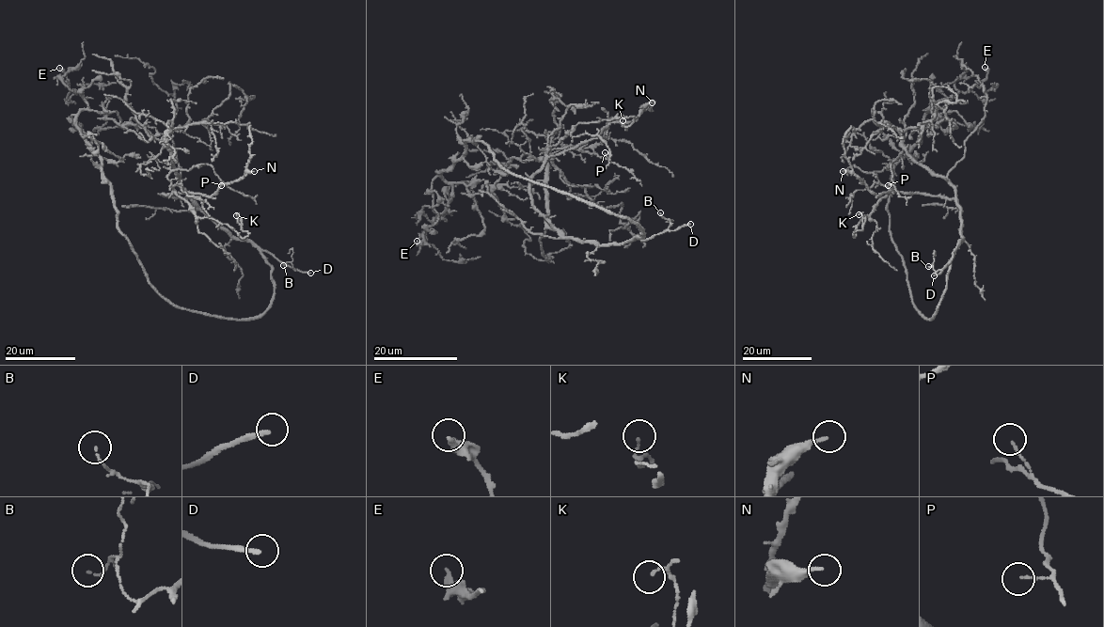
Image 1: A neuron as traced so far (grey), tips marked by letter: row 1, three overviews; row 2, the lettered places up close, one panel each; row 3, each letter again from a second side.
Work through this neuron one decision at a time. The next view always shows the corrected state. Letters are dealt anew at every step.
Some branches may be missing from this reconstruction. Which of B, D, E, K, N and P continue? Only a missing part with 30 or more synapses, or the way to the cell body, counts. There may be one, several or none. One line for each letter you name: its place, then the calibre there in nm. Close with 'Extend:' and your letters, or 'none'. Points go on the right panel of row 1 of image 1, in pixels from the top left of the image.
D: at (934, 275); 200 nm thick
Extend: D

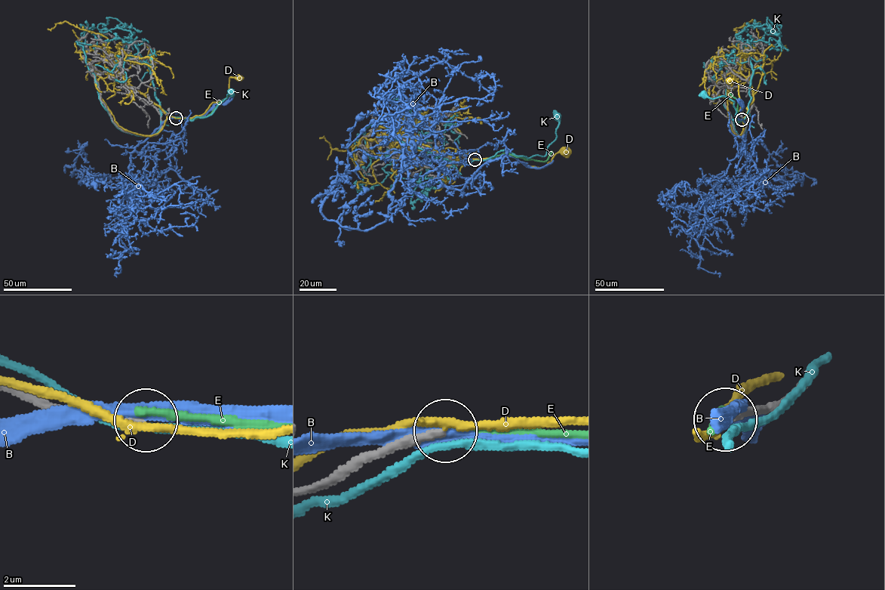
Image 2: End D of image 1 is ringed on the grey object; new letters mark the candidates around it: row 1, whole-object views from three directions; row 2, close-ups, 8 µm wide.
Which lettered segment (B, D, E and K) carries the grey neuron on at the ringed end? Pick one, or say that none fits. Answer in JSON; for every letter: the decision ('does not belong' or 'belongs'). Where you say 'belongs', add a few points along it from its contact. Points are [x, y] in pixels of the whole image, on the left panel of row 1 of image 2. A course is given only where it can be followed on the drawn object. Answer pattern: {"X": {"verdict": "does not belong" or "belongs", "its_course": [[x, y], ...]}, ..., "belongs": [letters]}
{"B": {"verdict": "does not belong"}, "D": {"verdict": "does not belong"}, "E": {"verdict": "does not belong"}, "K": {"verdict": "does not belong"}, "belongs": []}

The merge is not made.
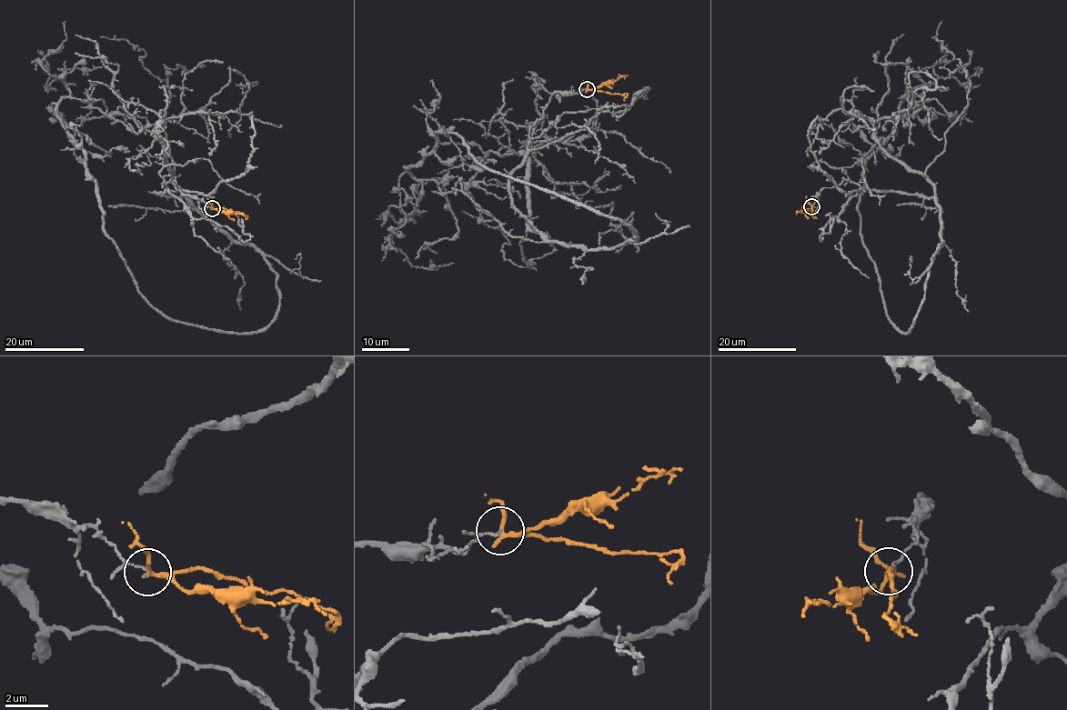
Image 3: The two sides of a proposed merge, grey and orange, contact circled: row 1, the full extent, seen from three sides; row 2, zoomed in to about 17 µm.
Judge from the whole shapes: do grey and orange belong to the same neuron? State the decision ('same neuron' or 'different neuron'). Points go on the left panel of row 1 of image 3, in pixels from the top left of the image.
different neuron

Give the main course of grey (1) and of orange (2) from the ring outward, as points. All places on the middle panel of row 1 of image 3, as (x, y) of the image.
1: (587, 89), (530, 128), (512, 204), (548, 240), (636, 239), (451, 129), (388, 244), (454, 263)
2: (587, 89), (623, 94), (625, 100)

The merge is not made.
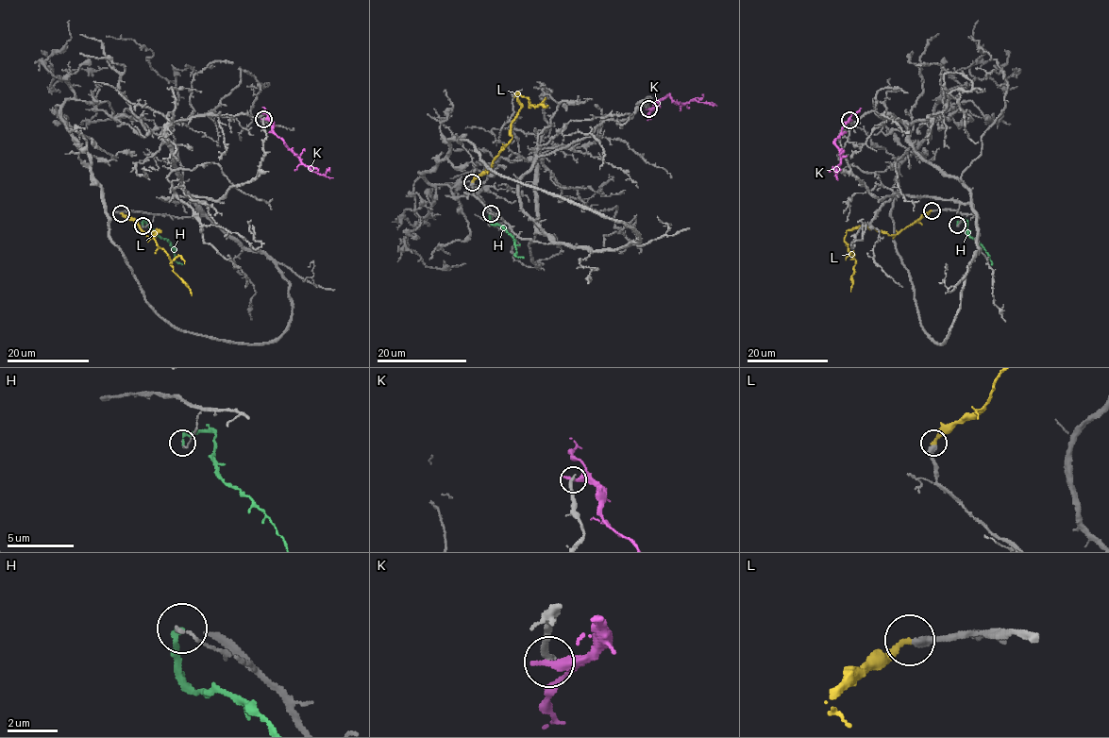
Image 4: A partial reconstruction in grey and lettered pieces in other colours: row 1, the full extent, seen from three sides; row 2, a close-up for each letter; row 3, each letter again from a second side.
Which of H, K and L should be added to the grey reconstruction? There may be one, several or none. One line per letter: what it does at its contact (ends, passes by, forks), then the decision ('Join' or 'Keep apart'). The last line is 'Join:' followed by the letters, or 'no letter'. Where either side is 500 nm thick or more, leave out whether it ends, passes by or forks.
H: It ends there. Keep apart
K: It ends there. Keep apart
L: It ends there. Join
Join: L

